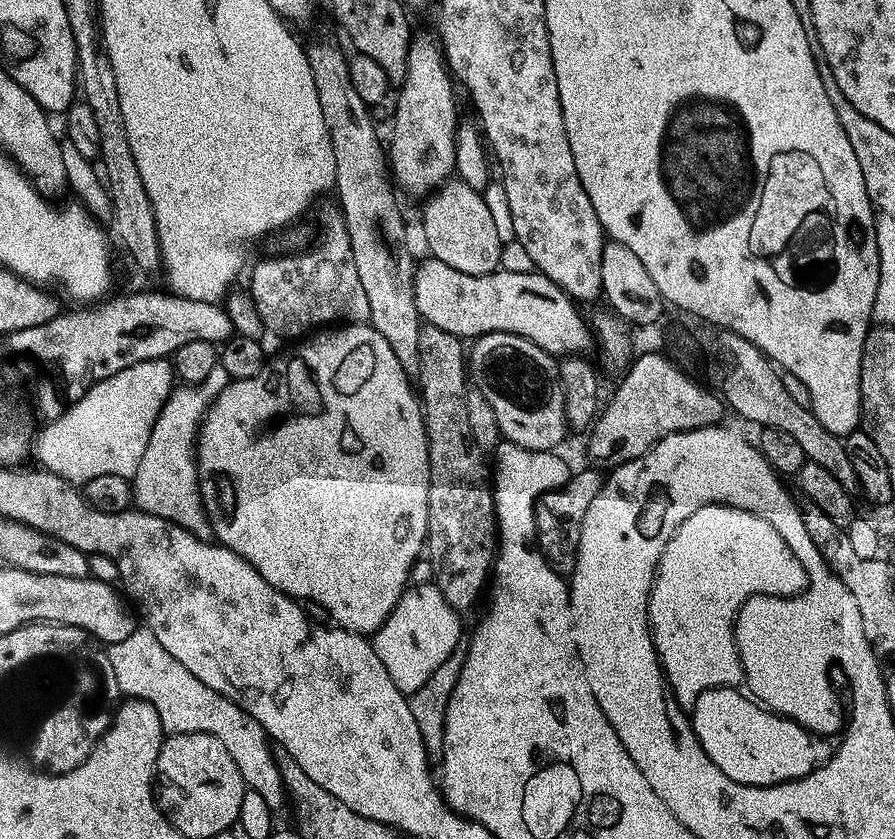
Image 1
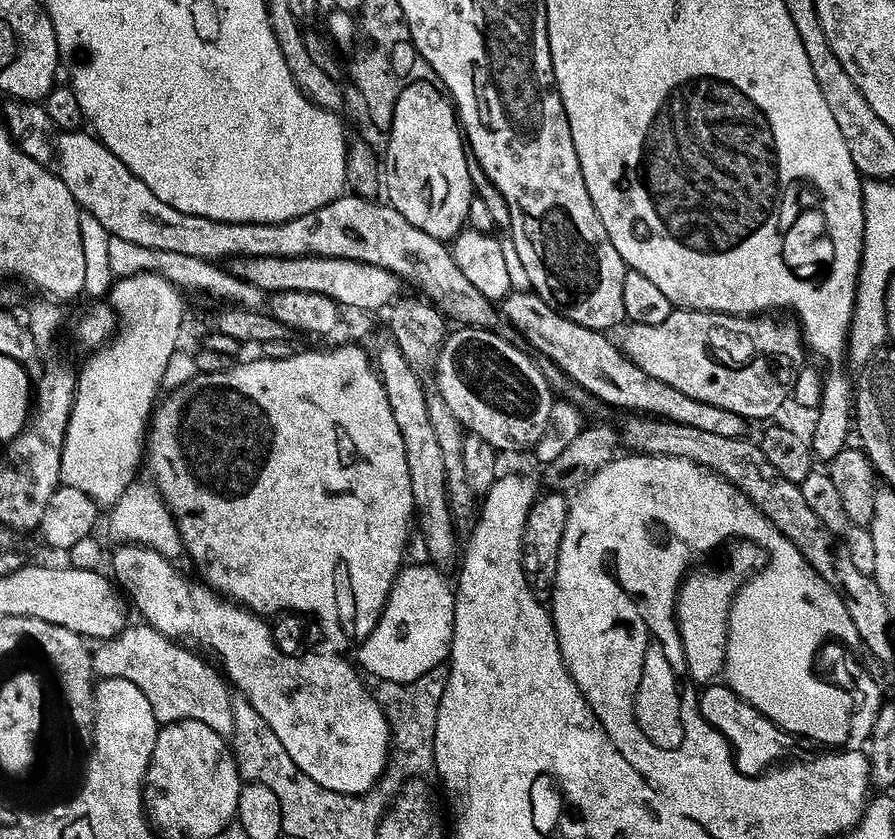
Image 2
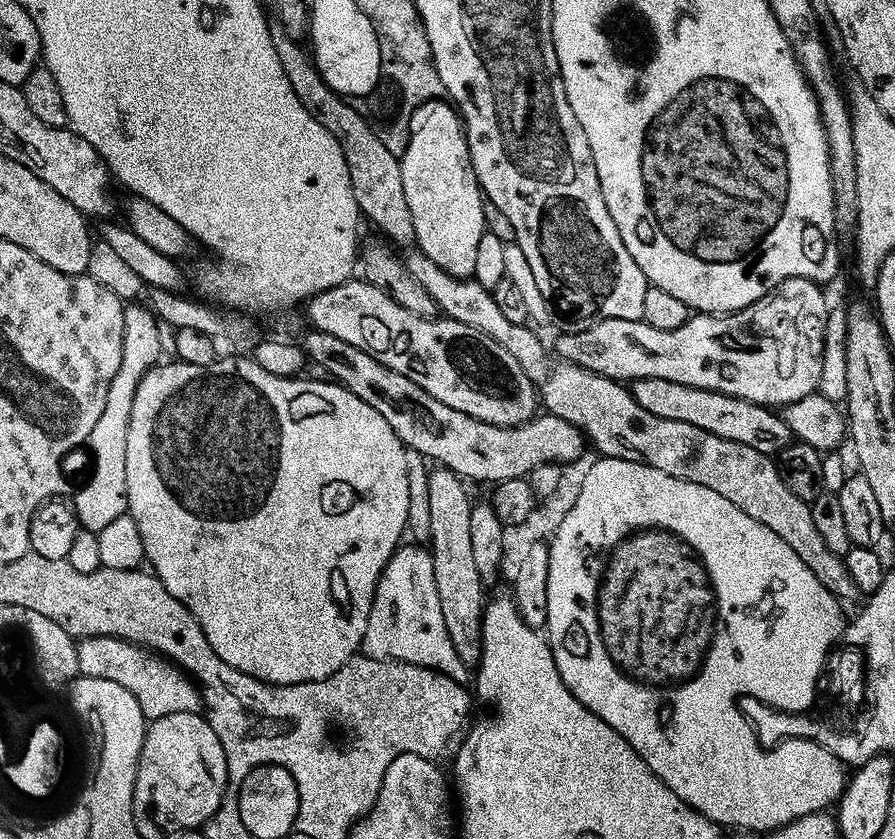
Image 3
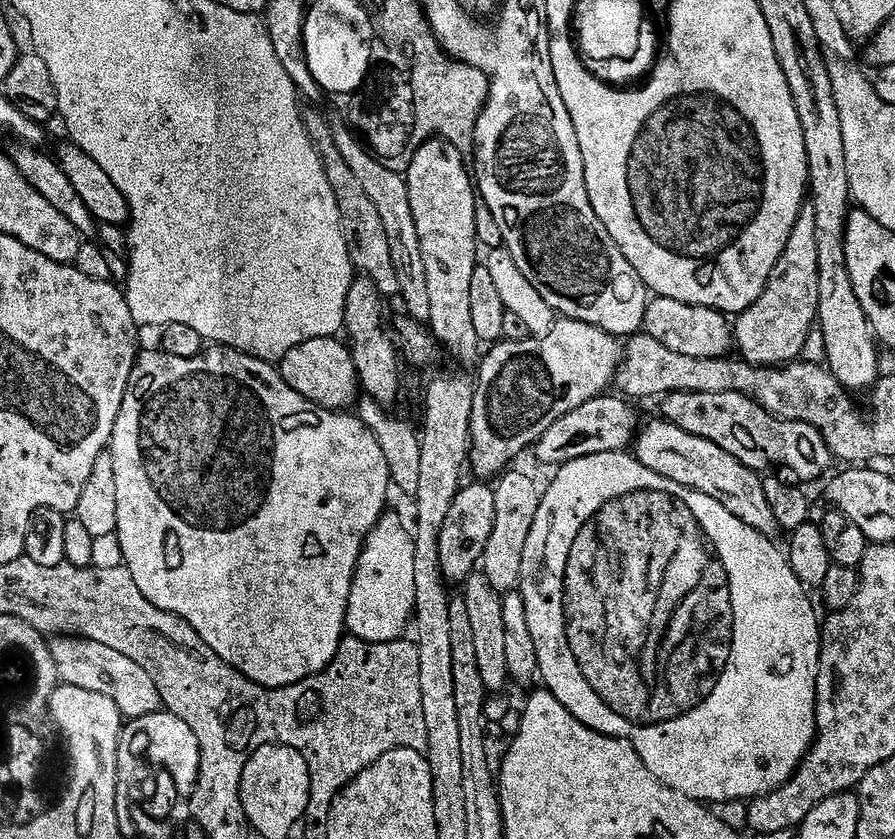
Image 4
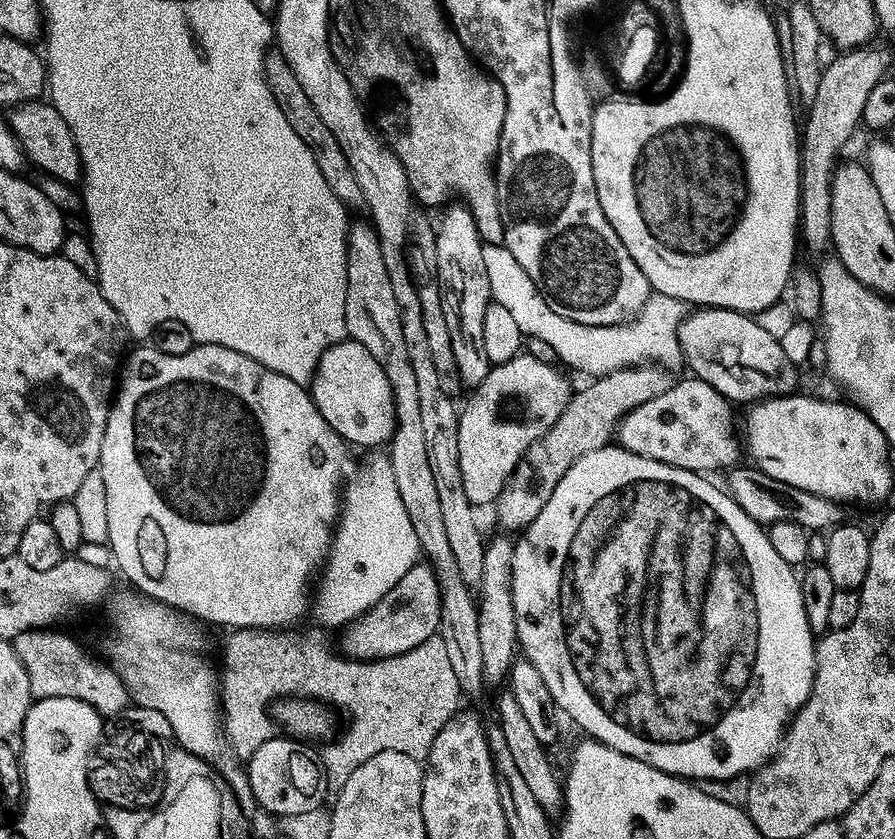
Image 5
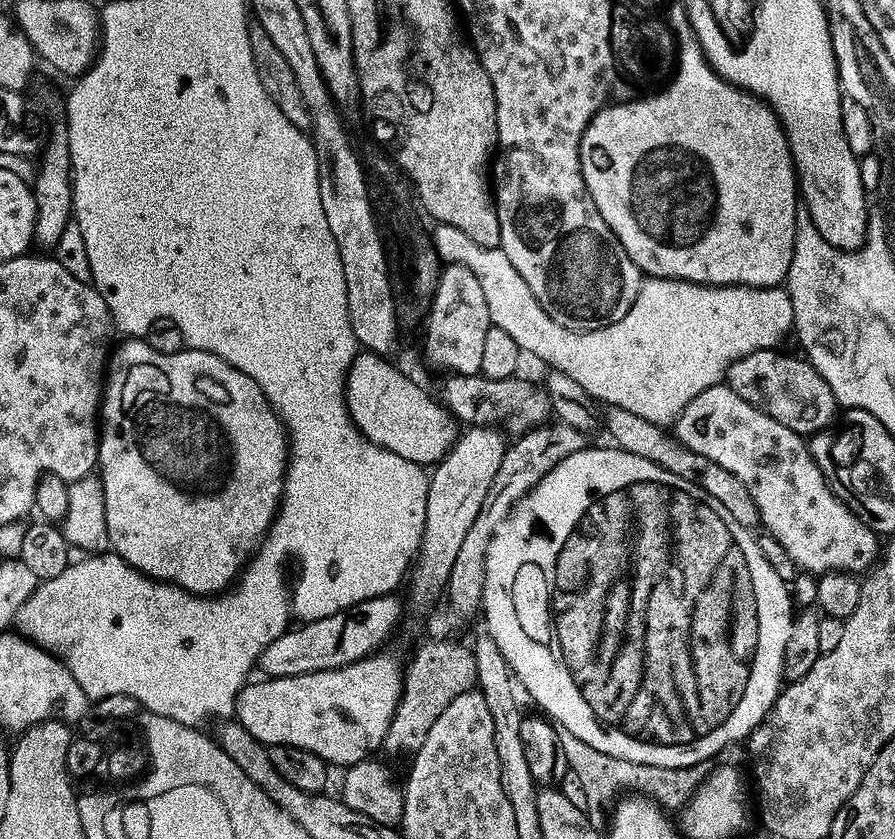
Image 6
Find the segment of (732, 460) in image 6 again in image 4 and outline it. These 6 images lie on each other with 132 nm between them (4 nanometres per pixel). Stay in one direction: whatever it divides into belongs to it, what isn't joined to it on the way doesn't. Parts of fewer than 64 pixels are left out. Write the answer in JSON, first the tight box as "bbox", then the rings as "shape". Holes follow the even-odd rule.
{"bbox":[534,394,636,466],"shape":[[[601,394],[582,402],[582,406],[571,408],[566,414],[557,416],[546,431],[536,440],[534,451],[544,464],[559,466],[586,454],[619,452],[633,443],[632,431],[636,428],[636,412],[627,404],[623,395]]]}

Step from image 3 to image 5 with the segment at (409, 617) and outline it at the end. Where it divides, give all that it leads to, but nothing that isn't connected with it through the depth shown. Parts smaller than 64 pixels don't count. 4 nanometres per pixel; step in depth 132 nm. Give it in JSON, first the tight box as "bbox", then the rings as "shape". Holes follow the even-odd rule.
{"bbox":[314,455,418,628],"shape":[[[387,455],[368,460],[356,476],[349,475],[342,488],[342,507],[334,529],[328,559],[318,576],[320,593],[314,596],[314,616],[328,628],[340,628],[357,620],[383,598],[418,563],[418,534],[410,526],[410,514],[402,506],[392,461]]]}

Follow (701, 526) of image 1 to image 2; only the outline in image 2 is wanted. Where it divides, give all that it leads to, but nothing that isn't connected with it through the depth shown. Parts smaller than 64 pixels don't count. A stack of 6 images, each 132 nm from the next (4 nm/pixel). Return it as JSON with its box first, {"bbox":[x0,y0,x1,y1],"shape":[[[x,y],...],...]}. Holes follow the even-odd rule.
{"bbox":[676,542,762,682],"shape":[[[736,542],[728,552],[724,568],[704,568],[701,572],[689,571],[683,577],[680,590],[676,593],[676,626],[680,629],[680,641],[684,647],[684,661],[688,663],[691,679],[712,682],[726,668],[726,644],[719,640],[720,631],[730,624],[730,609],[733,607],[732,595],[736,587],[753,570],[762,564],[762,549],[751,542]]]}

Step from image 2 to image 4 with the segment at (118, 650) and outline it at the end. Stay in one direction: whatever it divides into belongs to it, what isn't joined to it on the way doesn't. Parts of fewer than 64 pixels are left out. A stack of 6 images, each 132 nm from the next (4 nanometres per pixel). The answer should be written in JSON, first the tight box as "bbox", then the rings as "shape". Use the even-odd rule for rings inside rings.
{"bbox":[47,634,161,718],"shape":[[[56,634],[47,643],[54,666],[57,667],[59,683],[82,686],[82,690],[94,690],[94,694],[106,694],[106,698],[118,706],[120,715],[124,718],[150,714],[161,707],[154,678],[150,678],[150,674],[146,674],[138,662],[126,658],[126,654],[118,654],[118,650],[102,646],[102,642],[81,636]]]}

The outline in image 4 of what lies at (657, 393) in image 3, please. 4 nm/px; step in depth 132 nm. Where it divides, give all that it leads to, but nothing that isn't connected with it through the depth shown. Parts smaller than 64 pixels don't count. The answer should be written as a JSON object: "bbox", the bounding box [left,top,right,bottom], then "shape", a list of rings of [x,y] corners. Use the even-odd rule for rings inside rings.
{"bbox":[658,392,830,482],"shape":[[[665,392],[659,397],[658,404],[664,411],[661,412],[663,419],[679,424],[690,434],[718,442],[722,450],[734,454],[734,458],[757,474],[763,473],[767,464],[781,464],[789,468],[800,482],[825,475],[824,463],[830,459],[830,448],[824,441],[823,433],[813,424],[773,416],[749,396],[737,392]]]}

